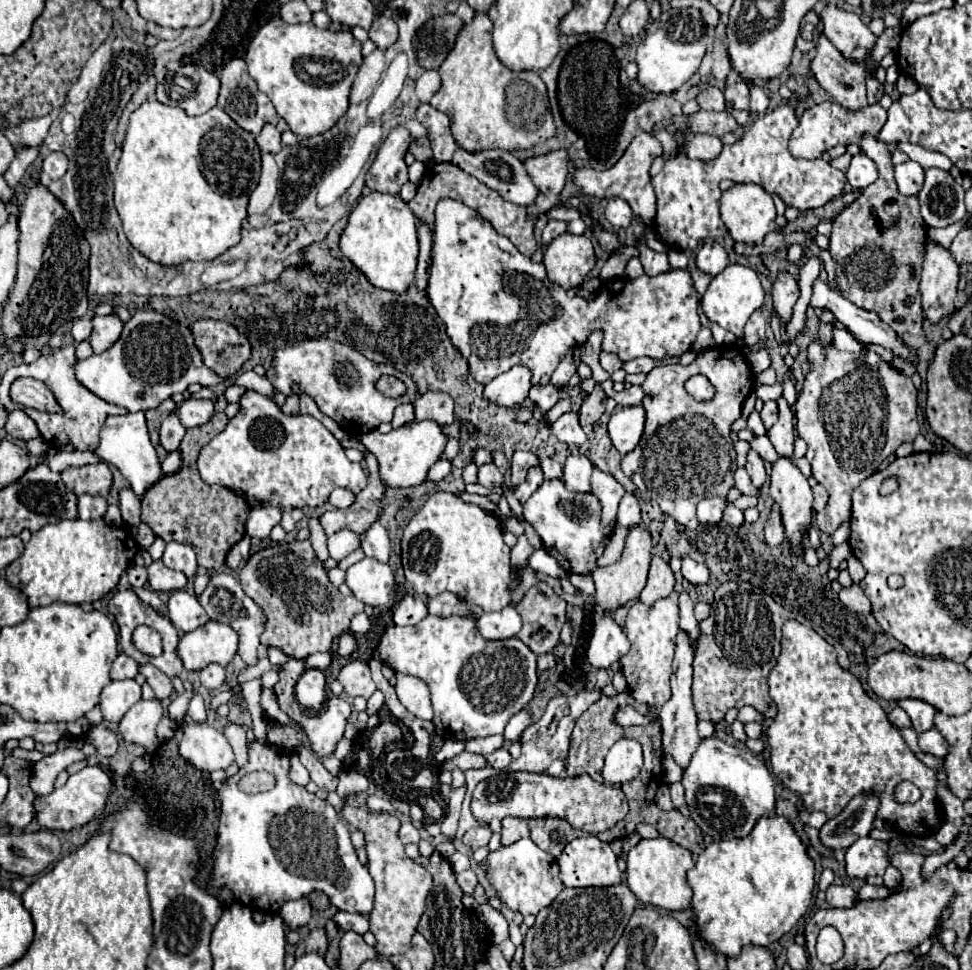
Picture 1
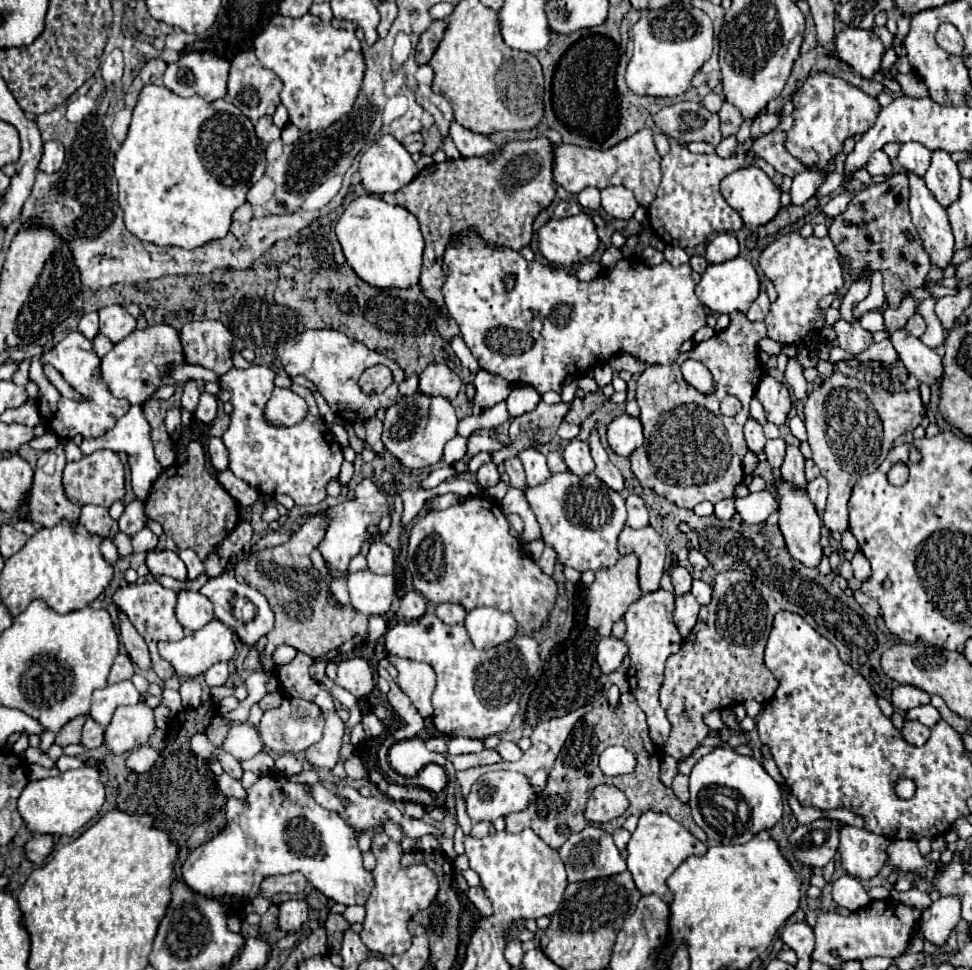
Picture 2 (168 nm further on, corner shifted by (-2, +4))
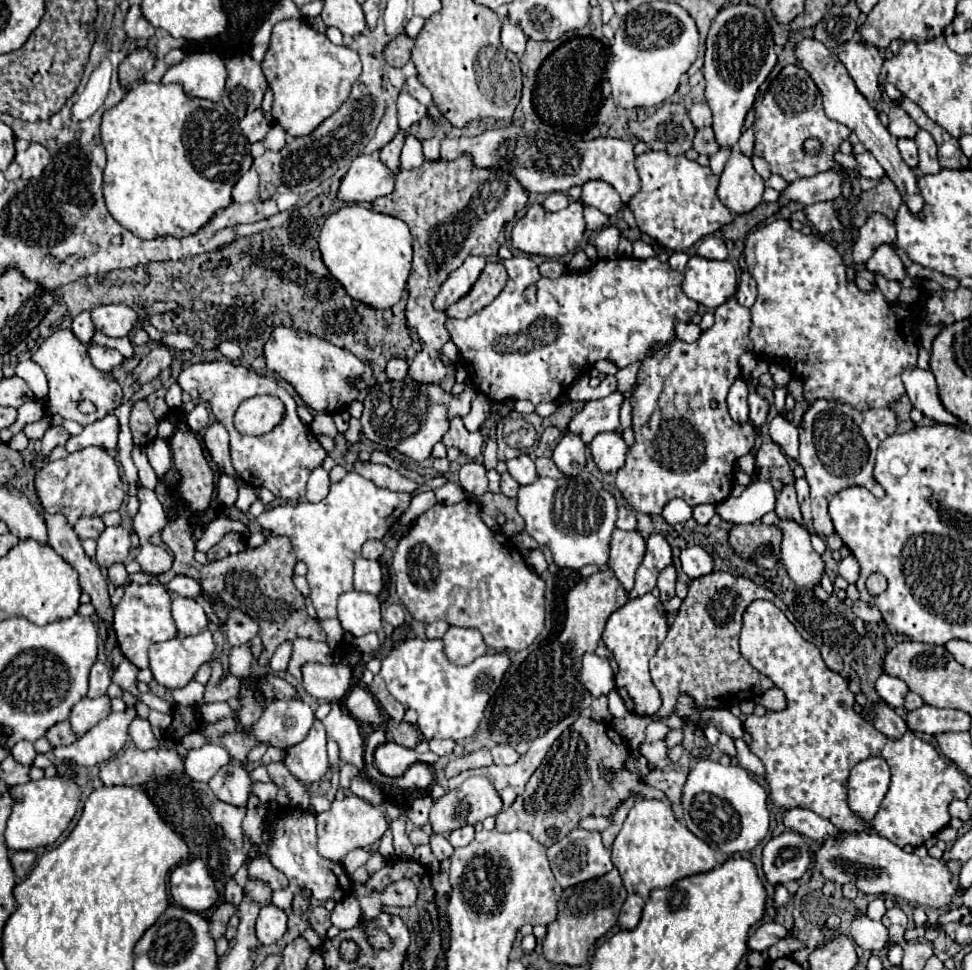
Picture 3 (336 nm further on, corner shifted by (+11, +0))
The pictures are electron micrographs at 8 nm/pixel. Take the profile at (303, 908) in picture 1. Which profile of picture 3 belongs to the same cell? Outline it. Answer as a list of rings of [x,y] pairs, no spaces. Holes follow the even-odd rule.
[[[266,905],[260,909],[260,915],[256,919],[256,935],[262,945],[272,945],[286,933],[288,915],[284,909],[276,905]]]

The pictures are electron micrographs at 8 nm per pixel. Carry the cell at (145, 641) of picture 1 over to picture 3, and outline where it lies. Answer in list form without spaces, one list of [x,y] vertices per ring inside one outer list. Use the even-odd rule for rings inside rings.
[[[206,629],[194,637],[176,635],[170,641],[150,647],[150,669],[154,679],[168,689],[182,689],[198,671],[200,665],[214,659],[214,639]]]

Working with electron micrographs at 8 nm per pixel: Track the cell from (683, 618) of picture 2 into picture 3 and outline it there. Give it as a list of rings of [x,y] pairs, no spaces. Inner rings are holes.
[[[670,565],[668,569],[664,569],[658,577],[658,589],[660,589],[660,603],[664,605],[668,599],[672,599],[676,593],[674,593],[674,583],[676,583],[676,571],[674,567]]]

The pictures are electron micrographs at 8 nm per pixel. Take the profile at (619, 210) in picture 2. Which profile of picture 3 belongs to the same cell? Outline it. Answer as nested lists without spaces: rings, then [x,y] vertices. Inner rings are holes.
[[[600,181],[584,183],[584,187],[582,187],[582,203],[596,207],[598,211],[602,211],[608,217],[616,215],[620,211],[620,207],[622,207],[620,195],[612,189],[612,185],[600,183]]]

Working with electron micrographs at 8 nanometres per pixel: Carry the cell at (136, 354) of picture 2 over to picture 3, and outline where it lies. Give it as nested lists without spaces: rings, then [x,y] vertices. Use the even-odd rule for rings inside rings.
[[[88,345],[88,353],[90,359],[94,363],[94,367],[102,373],[112,373],[114,369],[118,369],[124,361],[122,353],[118,353],[116,349],[108,349],[108,347],[98,347],[98,345]]]

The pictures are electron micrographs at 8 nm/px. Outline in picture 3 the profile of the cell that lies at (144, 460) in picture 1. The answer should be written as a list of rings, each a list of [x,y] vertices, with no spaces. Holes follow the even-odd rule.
[[[114,413],[106,415],[104,419],[92,423],[92,425],[86,425],[84,431],[76,437],[70,437],[68,443],[66,443],[66,449],[68,453],[74,453],[74,451],[82,451],[86,447],[102,447],[106,451],[118,451],[118,417]]]

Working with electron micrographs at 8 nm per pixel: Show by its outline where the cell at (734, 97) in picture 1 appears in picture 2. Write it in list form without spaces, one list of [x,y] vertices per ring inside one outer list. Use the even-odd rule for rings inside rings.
[[[723,103],[721,111],[719,111],[719,119],[721,119],[721,135],[723,137],[729,137],[729,135],[735,135],[743,123],[743,117],[739,113],[737,107],[733,107],[731,103]]]

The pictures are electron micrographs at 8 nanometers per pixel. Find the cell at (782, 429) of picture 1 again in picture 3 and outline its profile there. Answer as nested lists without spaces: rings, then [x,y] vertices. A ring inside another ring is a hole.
[[[792,483],[782,487],[780,495],[776,497],[776,509],[774,511],[776,511],[776,515],[780,515],[780,519],[794,519],[796,523],[804,525],[798,503],[796,503],[796,489]]]

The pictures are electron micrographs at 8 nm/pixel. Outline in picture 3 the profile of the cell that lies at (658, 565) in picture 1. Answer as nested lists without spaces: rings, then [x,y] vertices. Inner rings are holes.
[[[614,529],[610,541],[610,561],[608,567],[616,573],[618,581],[630,593],[634,587],[634,575],[644,559],[644,537],[638,531]]]

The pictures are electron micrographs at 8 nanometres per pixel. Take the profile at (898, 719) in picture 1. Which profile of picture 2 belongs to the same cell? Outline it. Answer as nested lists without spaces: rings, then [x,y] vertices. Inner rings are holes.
[[[921,705],[921,707],[909,709],[905,713],[905,719],[915,719],[915,721],[923,723],[925,727],[933,729],[937,725],[937,721],[941,721],[941,715],[939,715],[939,711],[933,705]]]

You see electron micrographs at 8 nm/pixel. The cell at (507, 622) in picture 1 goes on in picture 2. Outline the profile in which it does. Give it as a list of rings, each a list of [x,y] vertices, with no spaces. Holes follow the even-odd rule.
[[[479,607],[467,613],[463,621],[473,645],[477,649],[497,647],[517,633],[517,621],[493,607]]]

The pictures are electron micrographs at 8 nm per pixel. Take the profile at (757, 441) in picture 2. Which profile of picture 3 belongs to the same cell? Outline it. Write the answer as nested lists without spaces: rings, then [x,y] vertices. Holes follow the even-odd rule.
[[[740,377],[730,393],[728,393],[728,409],[730,409],[730,417],[736,421],[736,423],[746,423],[748,421],[748,403],[746,403],[746,397],[748,397],[748,387],[744,383],[744,379]]]

